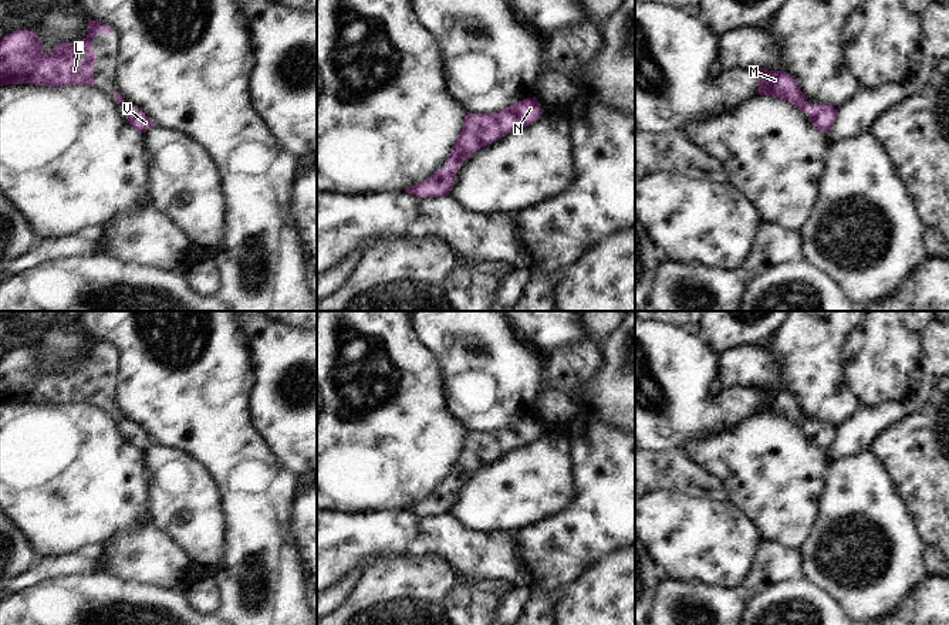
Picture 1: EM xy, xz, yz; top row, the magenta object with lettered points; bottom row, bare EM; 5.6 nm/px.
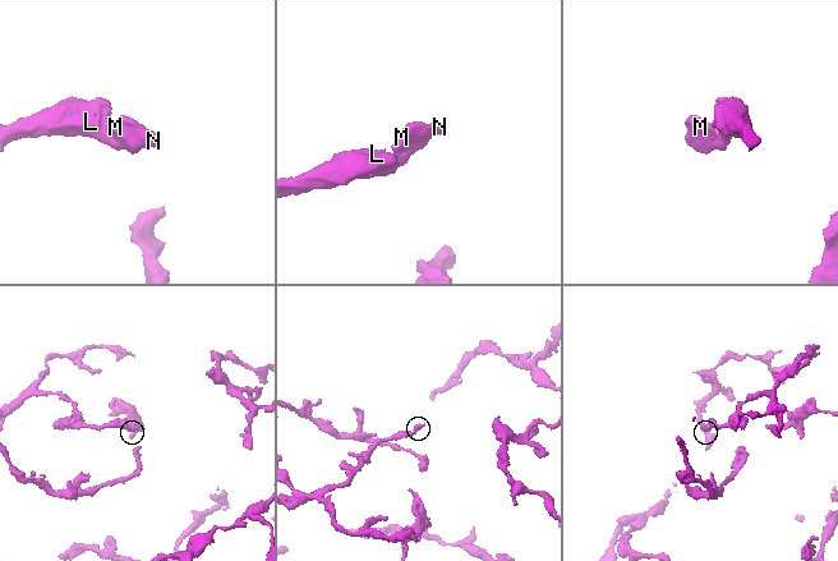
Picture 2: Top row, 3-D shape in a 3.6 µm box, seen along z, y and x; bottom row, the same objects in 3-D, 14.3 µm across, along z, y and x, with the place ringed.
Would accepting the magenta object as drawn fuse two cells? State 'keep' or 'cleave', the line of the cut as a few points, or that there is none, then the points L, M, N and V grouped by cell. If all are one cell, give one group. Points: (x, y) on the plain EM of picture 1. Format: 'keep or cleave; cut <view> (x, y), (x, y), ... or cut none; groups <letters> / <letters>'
keep; cut none; groups L M N V

